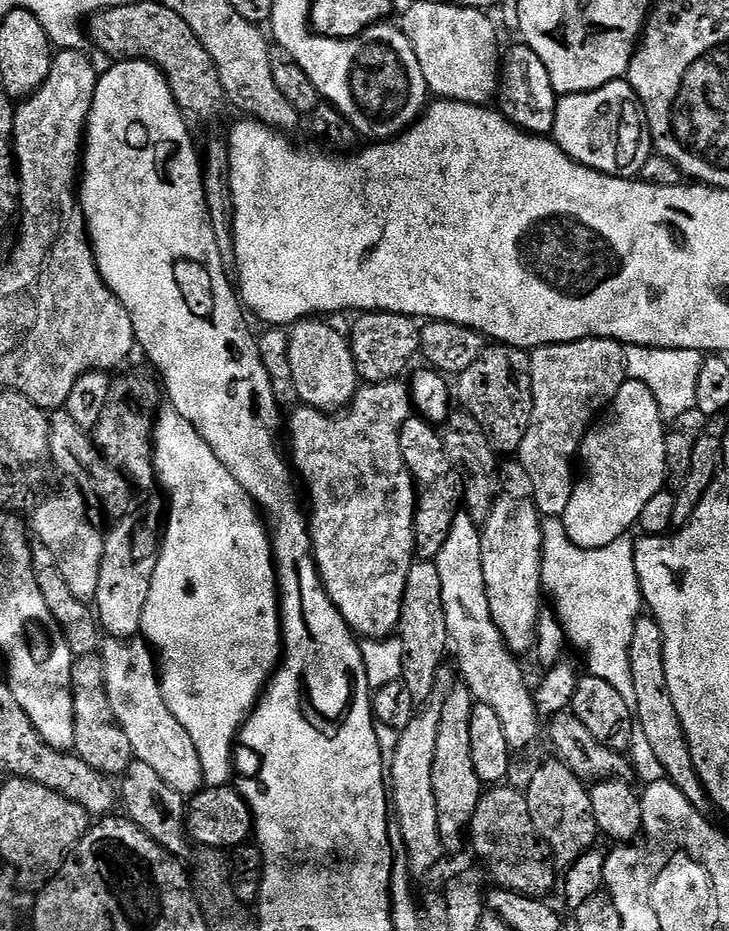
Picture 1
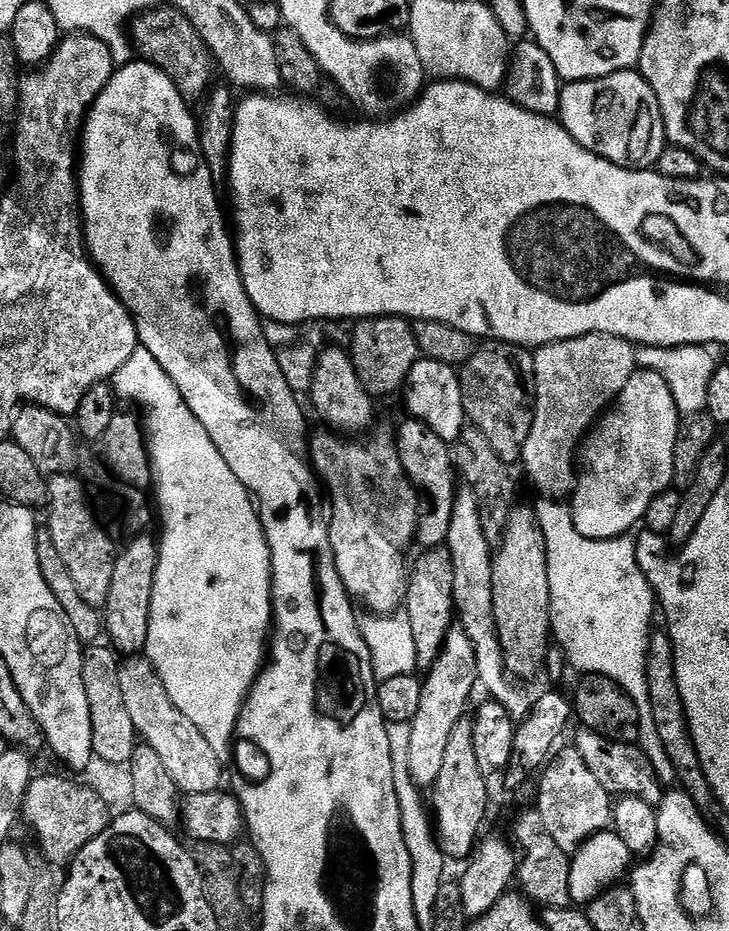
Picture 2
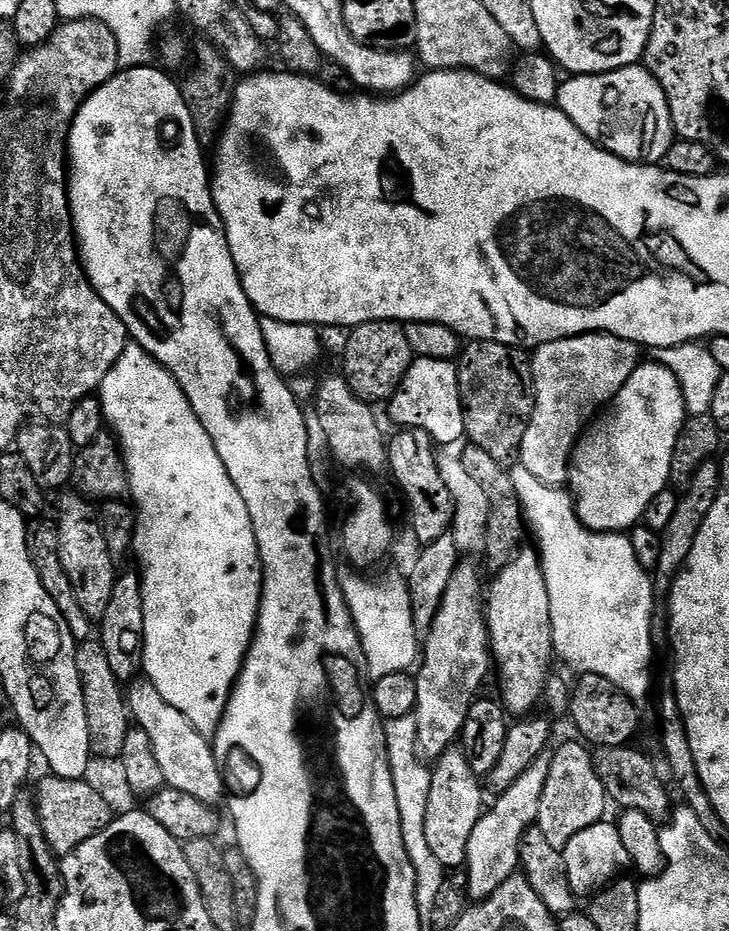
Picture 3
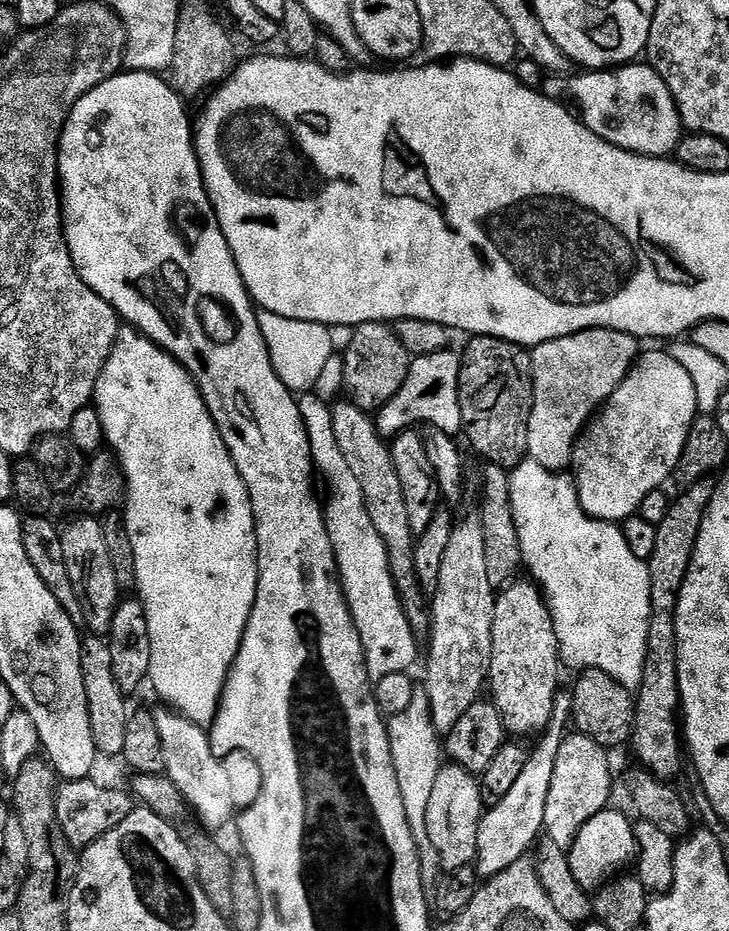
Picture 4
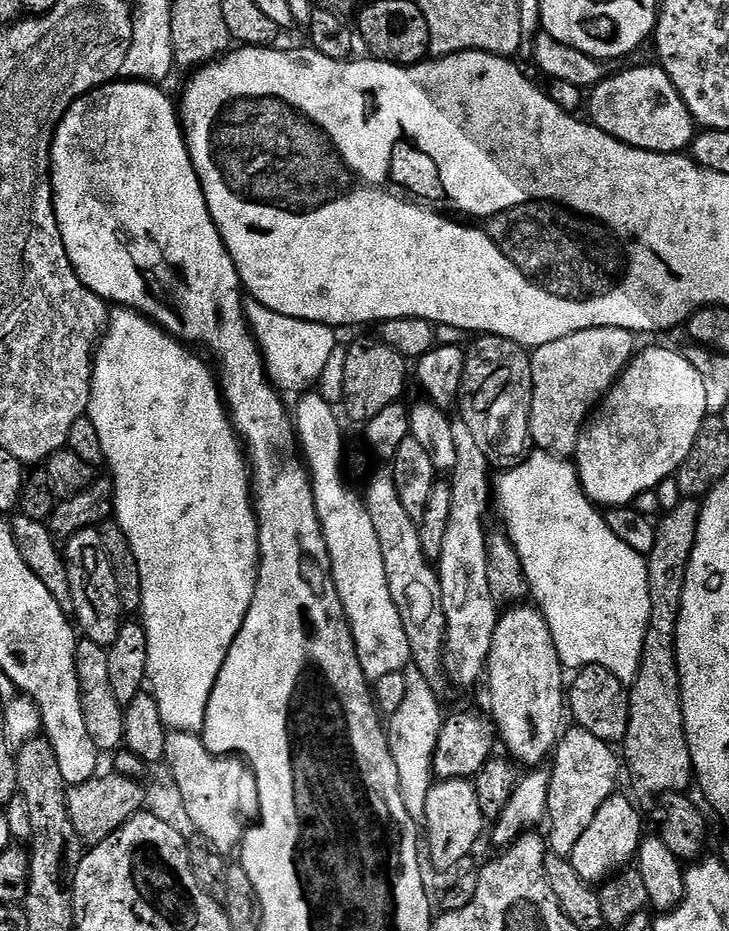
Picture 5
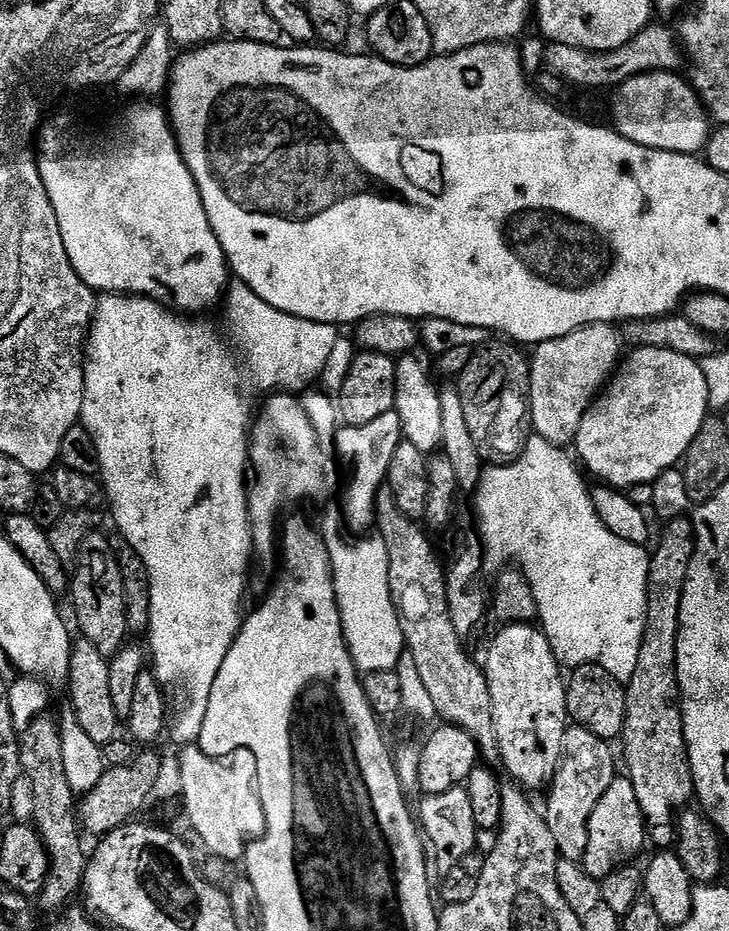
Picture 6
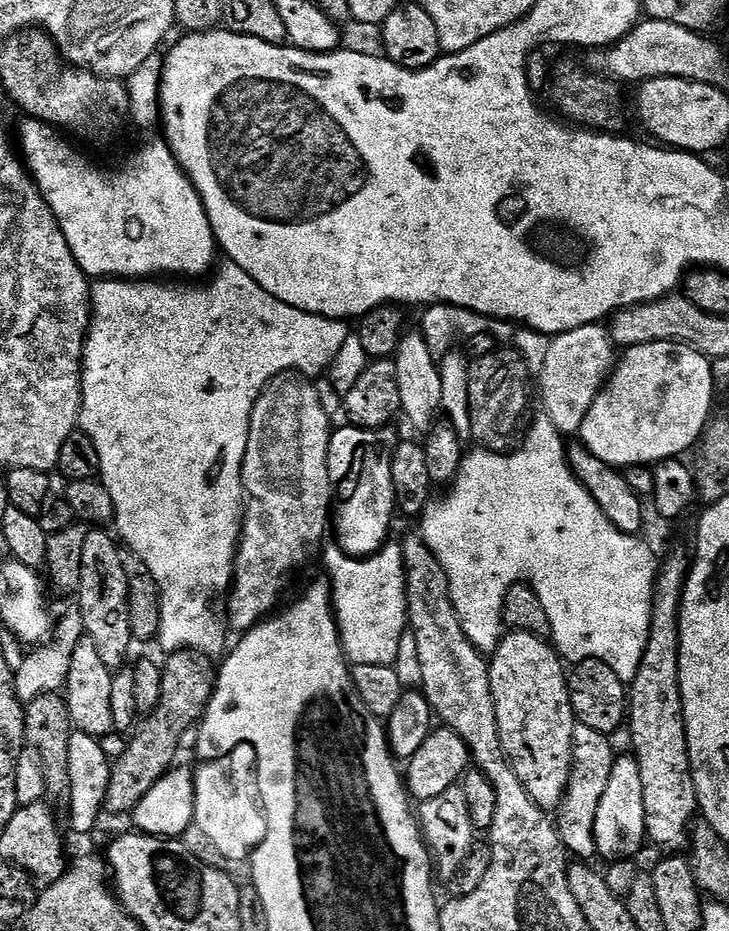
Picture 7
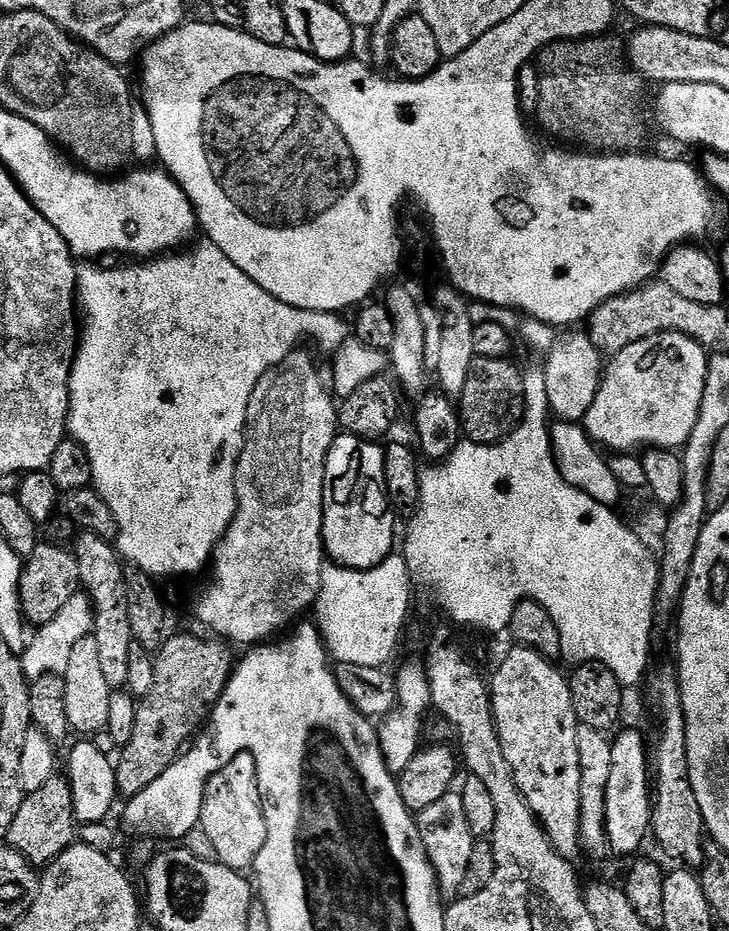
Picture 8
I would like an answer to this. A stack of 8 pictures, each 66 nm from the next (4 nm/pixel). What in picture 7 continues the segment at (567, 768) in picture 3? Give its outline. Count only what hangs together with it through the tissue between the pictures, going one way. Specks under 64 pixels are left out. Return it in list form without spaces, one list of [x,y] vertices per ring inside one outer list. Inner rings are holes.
[[[577,723],[572,729],[572,769],[568,775],[568,785],[560,799],[558,815],[554,823],[560,834],[560,843],[573,857],[588,858],[596,851],[594,838],[594,818],[598,814],[598,802],[602,802],[602,793],[606,790],[606,782],[610,782],[610,770],[614,759],[612,744],[607,735],[598,730],[590,730],[590,726]]]

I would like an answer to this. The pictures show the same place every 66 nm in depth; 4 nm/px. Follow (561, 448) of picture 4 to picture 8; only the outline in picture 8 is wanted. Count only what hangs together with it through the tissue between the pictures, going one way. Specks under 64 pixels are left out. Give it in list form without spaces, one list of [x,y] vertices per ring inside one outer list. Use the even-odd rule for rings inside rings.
[[[568,330],[557,335],[553,348],[546,353],[542,365],[546,374],[546,393],[551,415],[560,422],[583,421],[598,394],[602,373],[606,367],[602,354],[589,339],[587,331]]]

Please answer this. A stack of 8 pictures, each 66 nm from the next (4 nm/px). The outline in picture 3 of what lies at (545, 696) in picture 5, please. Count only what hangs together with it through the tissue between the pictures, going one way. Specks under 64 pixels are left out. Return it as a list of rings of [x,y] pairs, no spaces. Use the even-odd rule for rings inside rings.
[[[521,547],[512,555],[512,561],[493,576],[492,589],[486,592],[490,656],[495,667],[500,667],[503,707],[513,717],[524,718],[536,703],[541,703],[544,684],[550,677],[548,663],[554,660],[550,598],[535,547]]]

